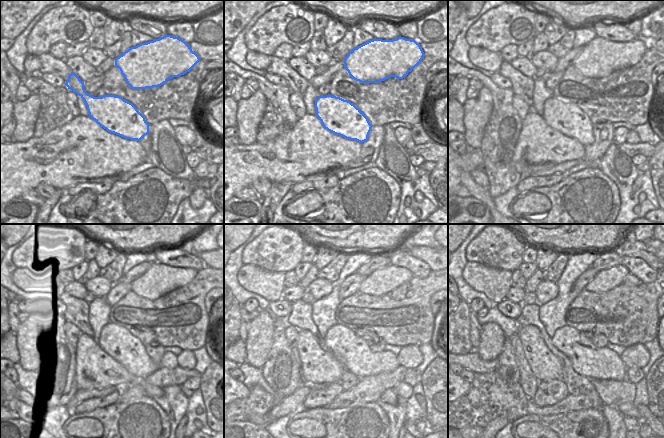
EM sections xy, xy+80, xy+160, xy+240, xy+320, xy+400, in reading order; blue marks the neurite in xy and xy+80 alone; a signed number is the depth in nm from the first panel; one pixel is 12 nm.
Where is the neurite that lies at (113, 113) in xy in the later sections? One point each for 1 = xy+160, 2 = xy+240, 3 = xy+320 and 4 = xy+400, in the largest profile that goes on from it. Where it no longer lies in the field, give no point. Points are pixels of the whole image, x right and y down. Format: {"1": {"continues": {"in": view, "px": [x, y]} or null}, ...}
{"1": {"continues": {"in": "xy+160", "px": [567, 118]}}, "2": {"continues": {"in": "xy+240", "px": [118, 342]}}, "3": {"continues": {"in": "xy+320", "px": [359, 359]}}, "4": {"continues": {"in": "xy+400", "px": [595, 363]}}}

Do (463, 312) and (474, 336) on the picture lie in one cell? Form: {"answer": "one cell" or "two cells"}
{"answer": "two cells"}

